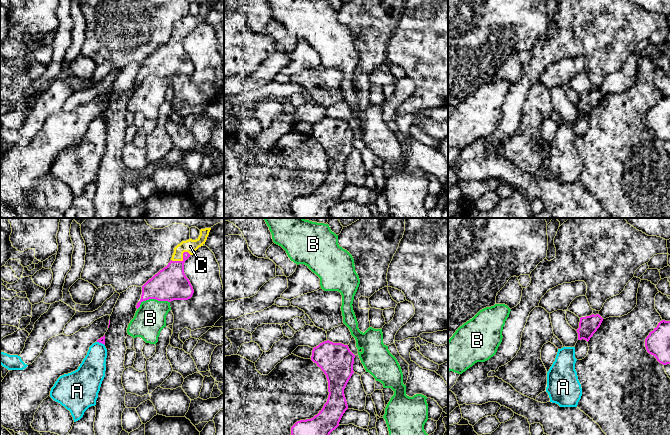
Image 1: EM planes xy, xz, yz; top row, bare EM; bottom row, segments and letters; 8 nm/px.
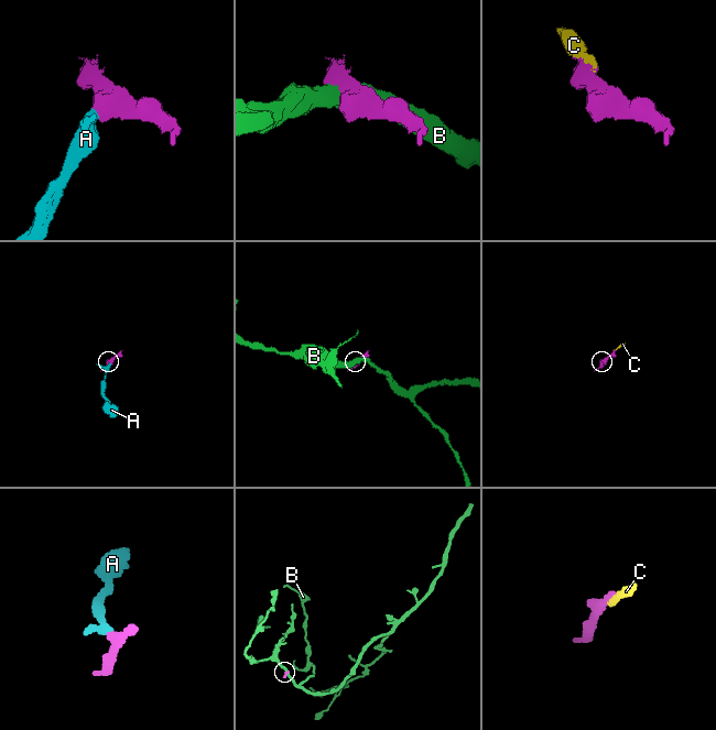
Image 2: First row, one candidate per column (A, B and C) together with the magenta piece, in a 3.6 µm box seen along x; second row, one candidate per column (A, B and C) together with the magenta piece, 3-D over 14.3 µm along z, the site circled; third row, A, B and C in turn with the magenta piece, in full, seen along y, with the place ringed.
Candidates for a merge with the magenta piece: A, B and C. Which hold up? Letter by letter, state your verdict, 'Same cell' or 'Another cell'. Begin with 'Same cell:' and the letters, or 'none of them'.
Same cell: A, C
A: Same cell
B: Another cell
C: Same cell

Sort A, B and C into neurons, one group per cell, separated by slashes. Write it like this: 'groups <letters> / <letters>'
groups A C / B

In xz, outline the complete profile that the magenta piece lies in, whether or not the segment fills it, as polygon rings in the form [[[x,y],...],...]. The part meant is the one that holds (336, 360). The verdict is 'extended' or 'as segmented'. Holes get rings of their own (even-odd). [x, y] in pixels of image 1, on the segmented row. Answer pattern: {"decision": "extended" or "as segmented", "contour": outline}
{"decision": "as segmented", "contour": [[[329,340],[312,350],[311,360],[326,375],[328,399],[323,408],[311,419],[297,421],[291,427],[291,435],[330,435],[348,409],[344,389],[351,378],[355,355],[348,345]]]}

